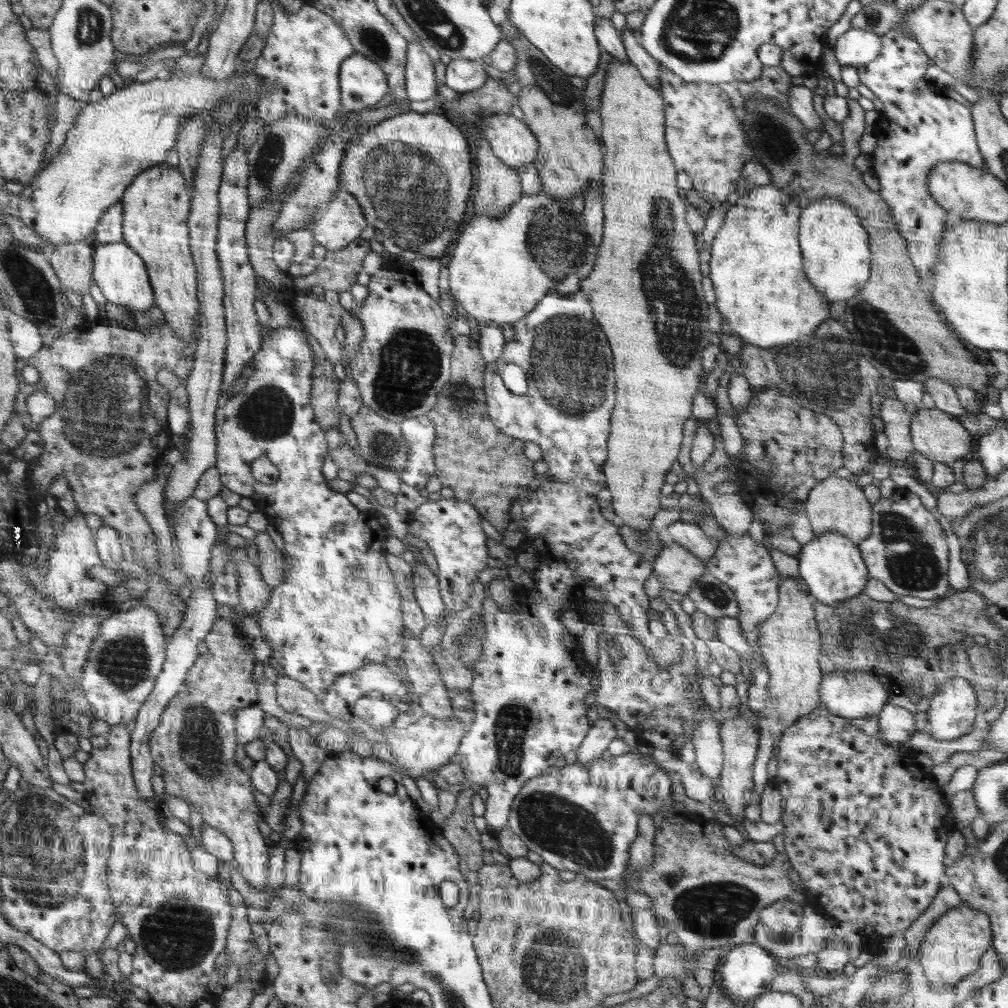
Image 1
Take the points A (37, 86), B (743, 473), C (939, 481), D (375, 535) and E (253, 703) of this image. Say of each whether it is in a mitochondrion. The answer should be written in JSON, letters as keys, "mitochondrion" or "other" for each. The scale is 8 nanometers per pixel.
{"A":"other","B":"other","C":"other","D":"other","E":"other"}

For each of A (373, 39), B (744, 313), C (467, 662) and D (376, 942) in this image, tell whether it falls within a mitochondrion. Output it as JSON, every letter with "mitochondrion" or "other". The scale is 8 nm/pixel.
{"A":"mitochondrion","B":"other","C":"other","D":"mitochondrion"}

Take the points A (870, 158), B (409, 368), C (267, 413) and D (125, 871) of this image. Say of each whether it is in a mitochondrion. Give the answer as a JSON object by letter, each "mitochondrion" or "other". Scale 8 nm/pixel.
{"A":"other","B":"mitochondrion","C":"mitochondrion","D":"other"}

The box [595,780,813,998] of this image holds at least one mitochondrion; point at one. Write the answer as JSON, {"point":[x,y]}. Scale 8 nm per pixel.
{"point":[716,909]}

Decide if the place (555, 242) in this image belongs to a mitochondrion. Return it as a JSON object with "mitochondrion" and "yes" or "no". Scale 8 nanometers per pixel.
{"mitochondrion":"yes"}

